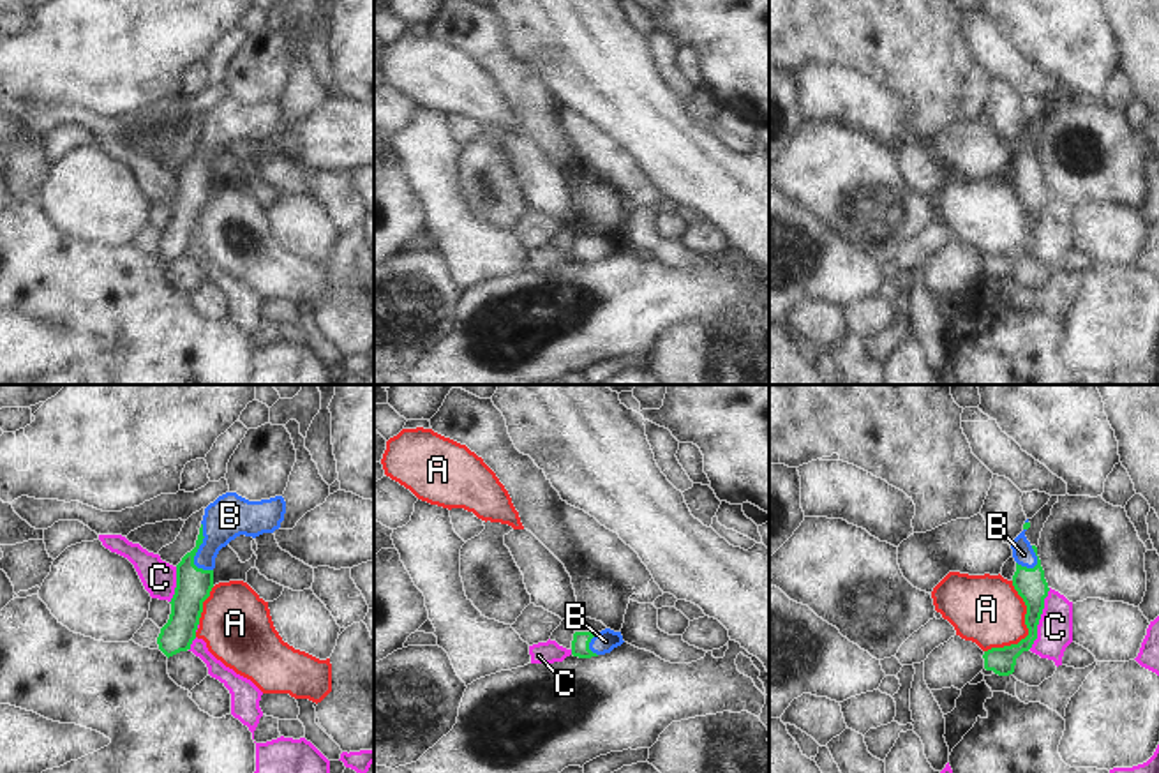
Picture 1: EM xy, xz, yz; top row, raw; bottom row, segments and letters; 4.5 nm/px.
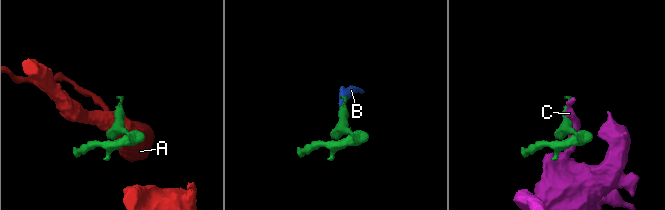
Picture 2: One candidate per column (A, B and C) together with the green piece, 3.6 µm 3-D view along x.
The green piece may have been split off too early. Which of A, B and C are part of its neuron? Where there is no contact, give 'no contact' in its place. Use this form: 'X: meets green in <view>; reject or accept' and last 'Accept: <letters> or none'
A: meets green in yz; reject
B: meets green in xy; accept
C: meets green in yz; reject
Accept: B

